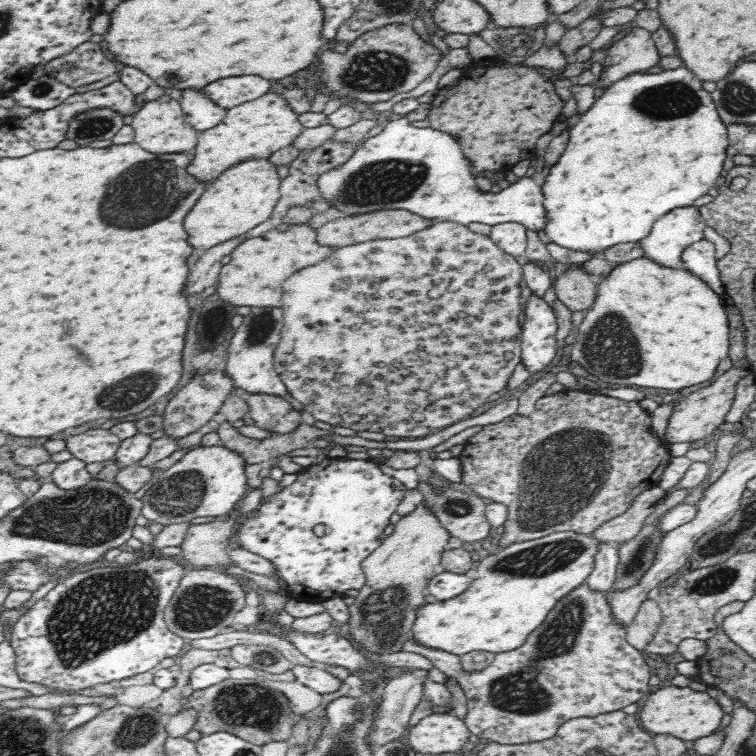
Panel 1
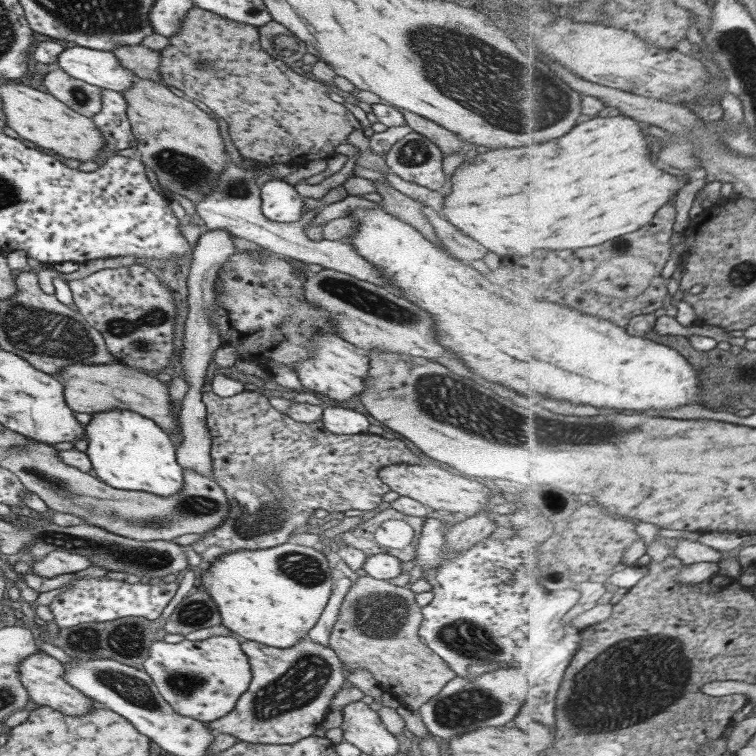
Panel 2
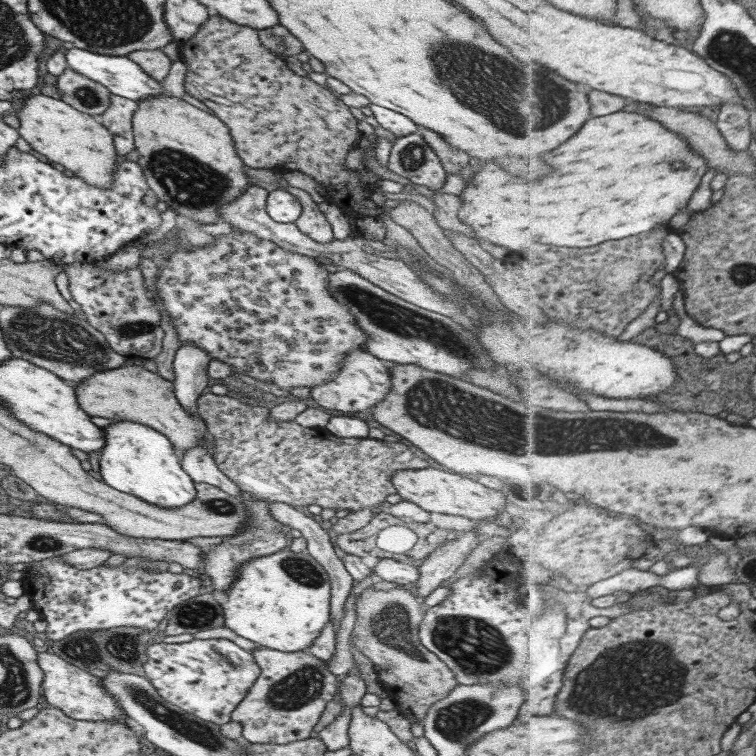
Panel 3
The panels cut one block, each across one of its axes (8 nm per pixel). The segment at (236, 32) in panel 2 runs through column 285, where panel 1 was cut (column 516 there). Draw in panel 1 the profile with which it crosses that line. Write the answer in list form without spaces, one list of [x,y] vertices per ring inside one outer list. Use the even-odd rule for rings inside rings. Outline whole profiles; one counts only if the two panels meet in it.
[[[494,59],[480,61],[478,68],[464,70],[458,83],[448,88],[438,89],[438,93],[430,104],[428,115],[429,127],[445,132],[457,138],[463,148],[465,157],[471,167],[471,175],[477,179],[485,173],[496,173],[506,170],[506,166],[514,166],[526,152],[533,150],[536,140],[542,134],[550,132],[560,114],[564,103],[554,93],[552,81],[538,75],[535,67],[518,65],[502,65],[496,67]]]

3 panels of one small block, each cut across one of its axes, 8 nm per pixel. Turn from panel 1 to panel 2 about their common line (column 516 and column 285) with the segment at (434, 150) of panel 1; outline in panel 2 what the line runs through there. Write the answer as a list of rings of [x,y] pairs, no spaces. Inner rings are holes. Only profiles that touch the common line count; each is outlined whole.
[[[271,178],[259,187],[260,209],[265,218],[279,223],[299,220],[303,206],[302,196],[295,191],[293,185]]]

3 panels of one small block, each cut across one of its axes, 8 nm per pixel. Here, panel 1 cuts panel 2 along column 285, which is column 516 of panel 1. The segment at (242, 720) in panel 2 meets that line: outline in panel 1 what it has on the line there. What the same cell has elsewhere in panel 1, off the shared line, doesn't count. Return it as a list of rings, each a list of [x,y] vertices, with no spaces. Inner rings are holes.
[[[587,580],[581,582],[578,586],[575,586],[567,595],[562,596],[562,598],[560,598],[554,605],[554,608],[548,612],[544,622],[532,630],[528,635],[528,638],[518,648],[497,653],[492,664],[490,664],[488,668],[484,668],[484,670],[476,672],[466,671],[462,667],[461,656],[448,654],[448,652],[442,652],[441,650],[432,650],[431,648],[426,648],[424,646],[418,646],[413,639],[408,640],[408,642],[404,644],[404,651],[415,652],[427,656],[436,669],[442,672],[446,677],[456,680],[467,698],[467,717],[464,722],[471,734],[474,734],[474,736],[477,736],[480,739],[484,738],[484,740],[494,741],[500,744],[524,744],[552,738],[552,736],[556,734],[558,728],[560,728],[560,725],[563,725],[567,720],[580,717],[592,718],[607,712],[621,710],[621,708],[624,708],[624,706],[628,706],[629,704],[640,704],[652,690],[648,684],[648,680],[651,677],[650,671],[648,666],[644,663],[642,653],[626,642],[625,628],[613,624],[613,618],[611,618],[605,593],[590,587]]]

